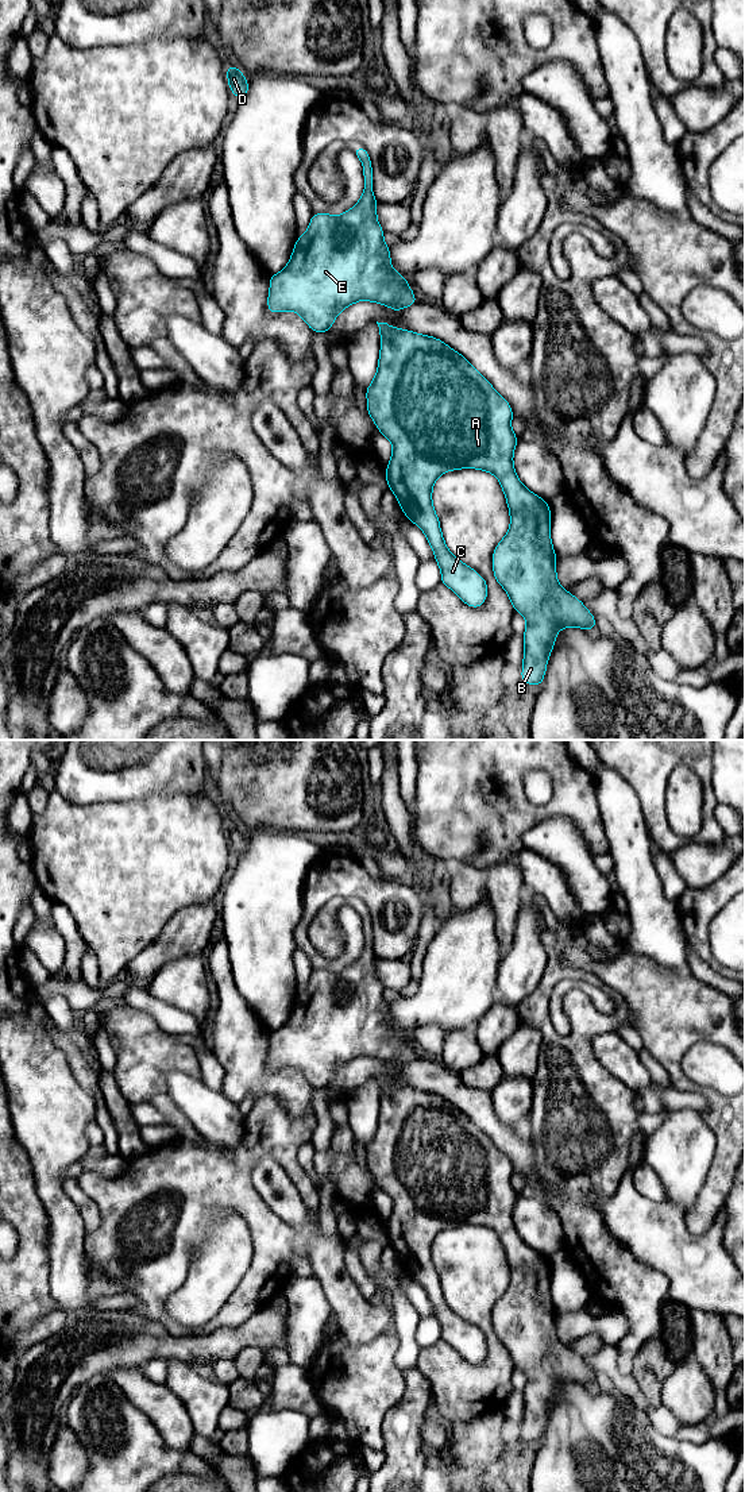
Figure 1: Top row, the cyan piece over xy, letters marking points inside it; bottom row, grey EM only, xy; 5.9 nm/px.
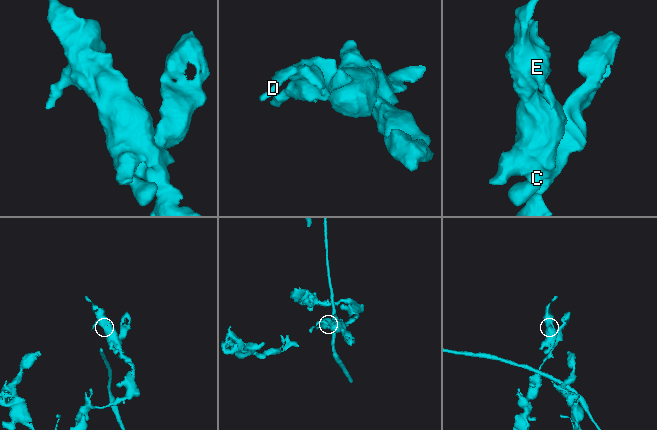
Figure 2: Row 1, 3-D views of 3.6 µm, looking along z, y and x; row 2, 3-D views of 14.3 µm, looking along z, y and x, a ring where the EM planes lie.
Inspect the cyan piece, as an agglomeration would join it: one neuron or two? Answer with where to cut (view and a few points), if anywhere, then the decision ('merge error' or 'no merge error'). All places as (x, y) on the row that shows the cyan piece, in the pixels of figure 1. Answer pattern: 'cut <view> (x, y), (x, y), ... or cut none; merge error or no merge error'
cut none; no merge error

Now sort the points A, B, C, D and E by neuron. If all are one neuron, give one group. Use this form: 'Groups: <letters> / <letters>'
Groups: A B C D E

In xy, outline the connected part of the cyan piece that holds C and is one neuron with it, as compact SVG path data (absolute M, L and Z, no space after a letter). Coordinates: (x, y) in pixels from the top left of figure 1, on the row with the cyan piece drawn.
M387 323L377 324L381 354L377 375L366 396L370 417L393 443L386 469L387 486L397 496L408 520L425 533L441 570L441 583L468 606L480 608L487 598L487 583L447 548L432 505L432 487L441 474L466 467L485 470L498 478L510 510L510 529L494 550L494 577L507 593L514 610L528 622L522 635L525 654L521 681L541 686L559 629L579 627L591 631L597 625L595 616L583 602L557 582L549 505L520 482L513 466L518 437L510 427L514 416L510 404L463 355L440 339L393 328Z

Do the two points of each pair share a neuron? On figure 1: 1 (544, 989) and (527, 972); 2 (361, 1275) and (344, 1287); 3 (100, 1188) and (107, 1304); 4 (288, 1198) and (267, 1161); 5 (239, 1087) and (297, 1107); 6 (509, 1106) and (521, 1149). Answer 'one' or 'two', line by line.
1: two
2: two
3: two
4: one
5: one
6: two

